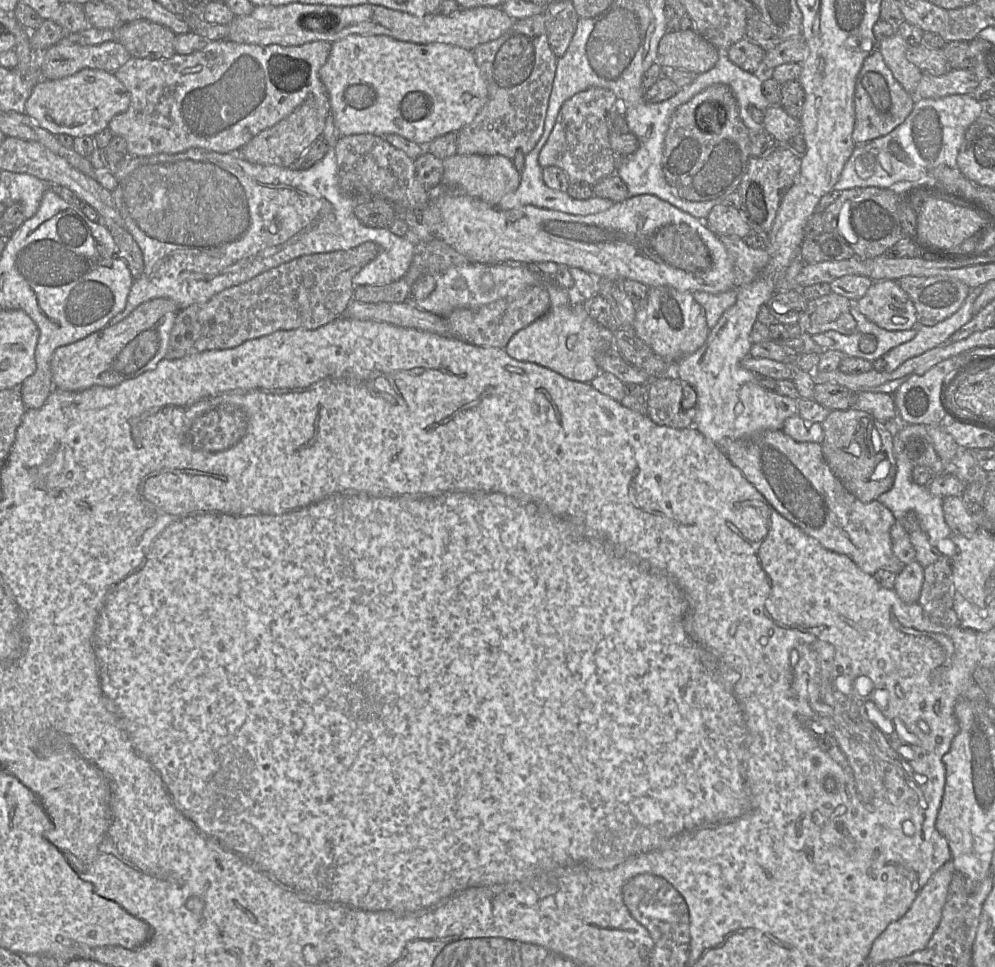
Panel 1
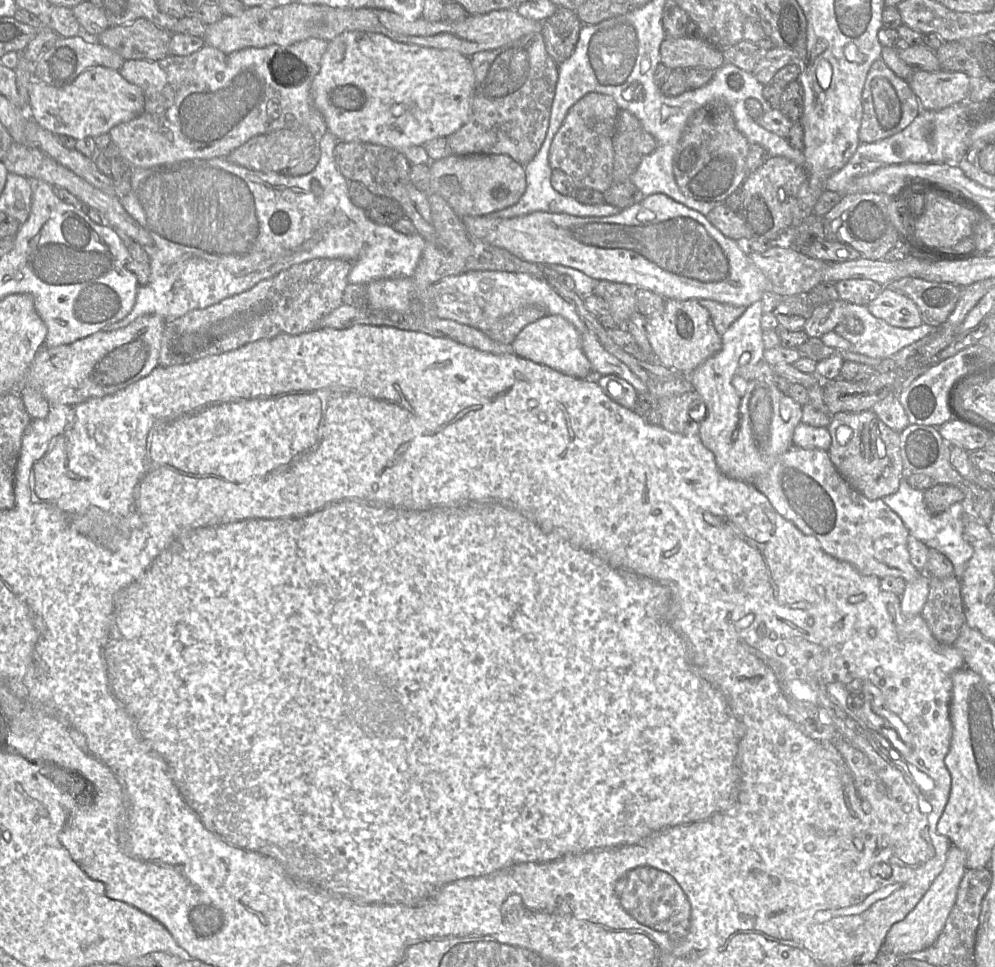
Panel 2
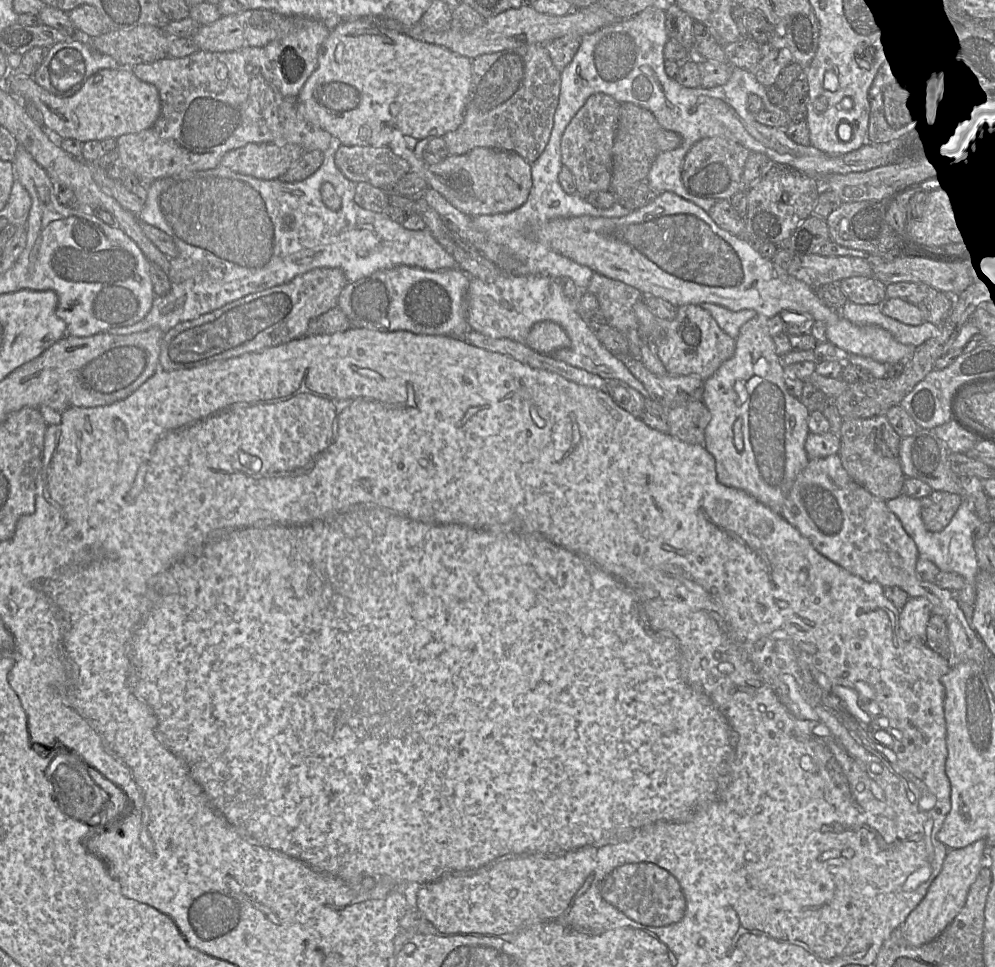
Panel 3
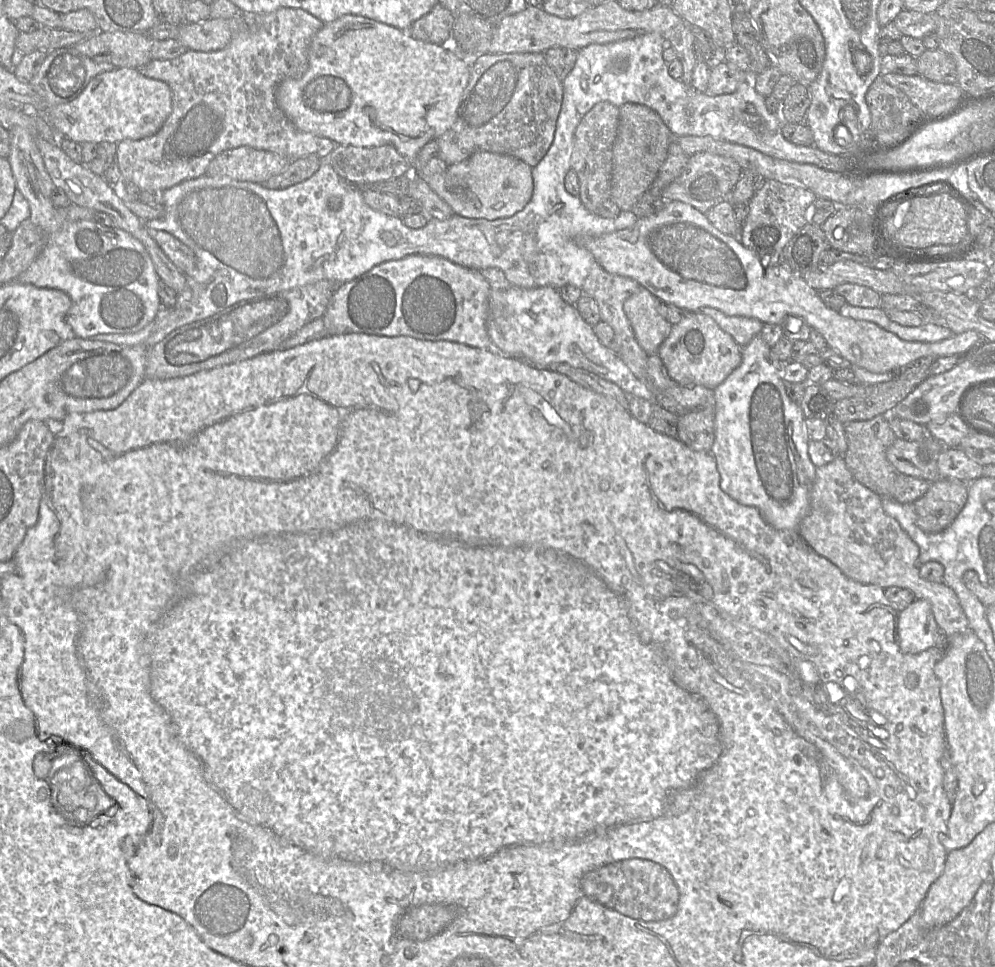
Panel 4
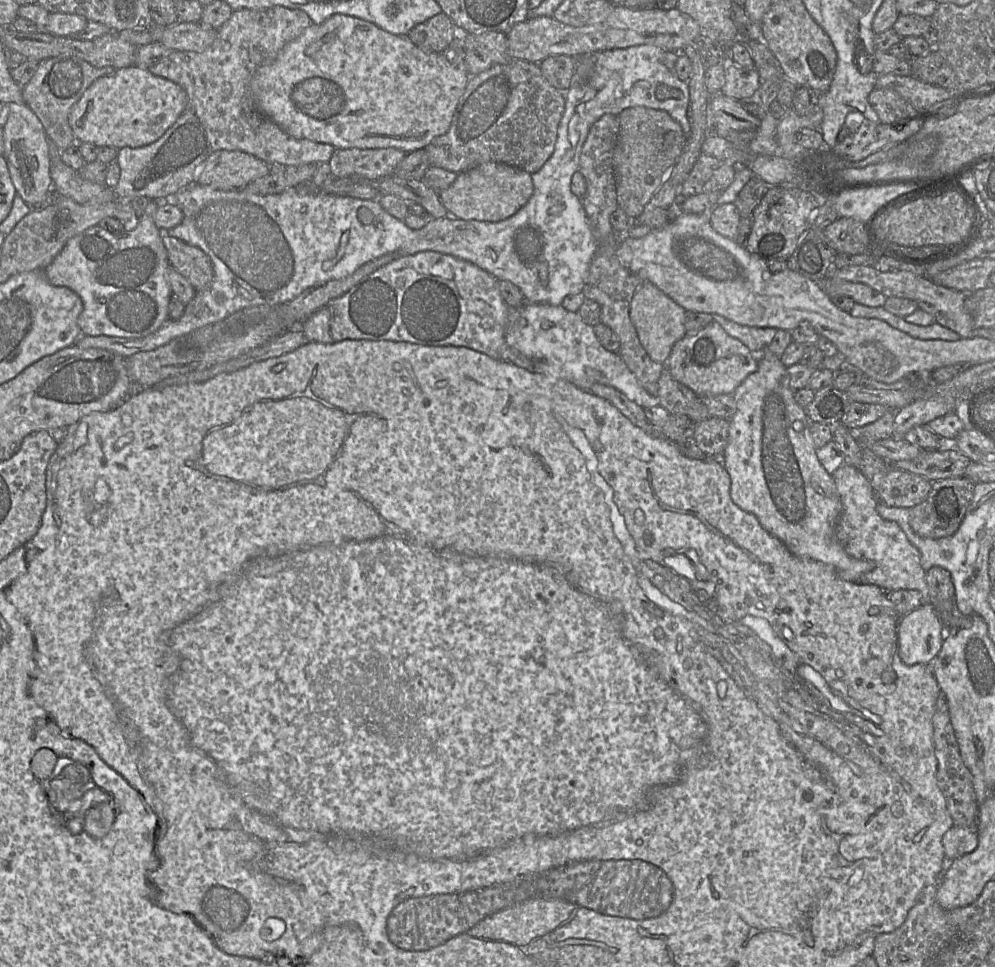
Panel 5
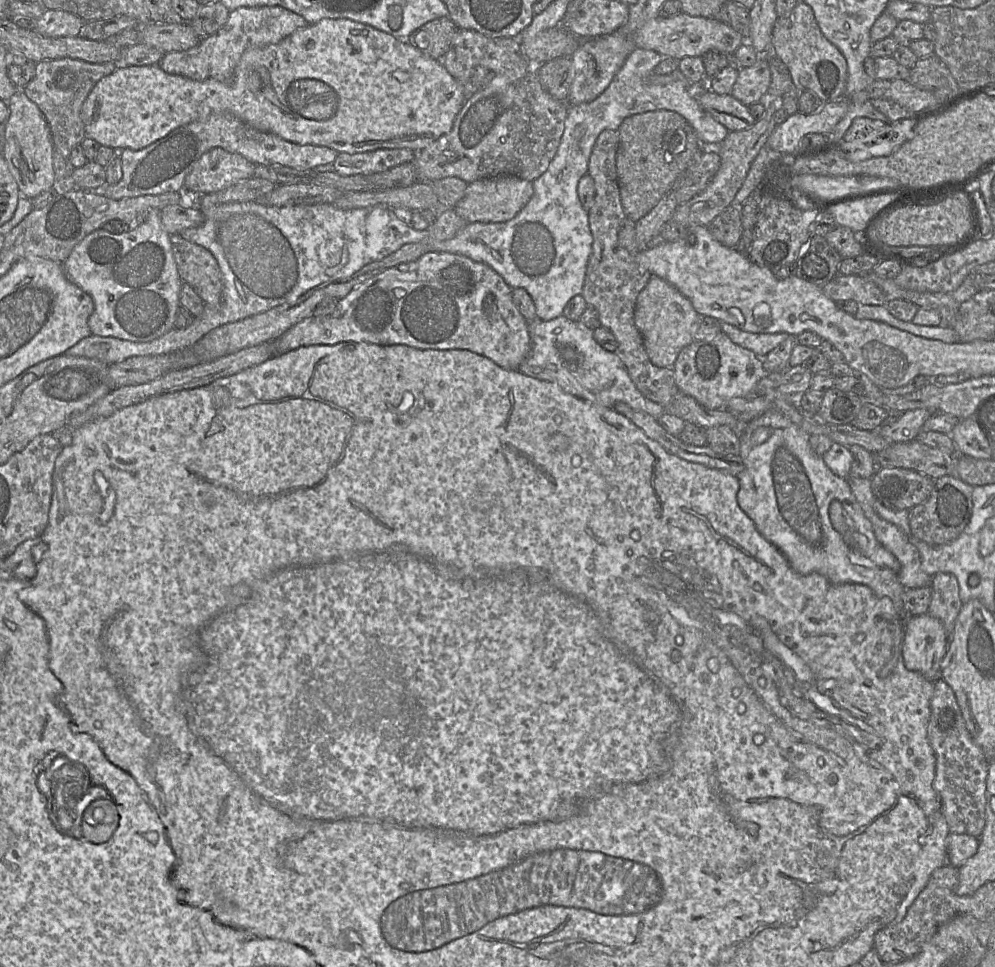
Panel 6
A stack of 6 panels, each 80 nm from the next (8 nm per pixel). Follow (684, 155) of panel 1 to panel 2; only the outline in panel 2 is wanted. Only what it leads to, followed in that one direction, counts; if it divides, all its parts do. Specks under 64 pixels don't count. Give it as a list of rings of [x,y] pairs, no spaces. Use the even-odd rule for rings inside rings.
[[[720,100],[708,102],[688,121],[673,158],[673,173],[680,191],[688,198],[724,201],[747,177],[746,158],[750,143],[737,129],[729,106]]]

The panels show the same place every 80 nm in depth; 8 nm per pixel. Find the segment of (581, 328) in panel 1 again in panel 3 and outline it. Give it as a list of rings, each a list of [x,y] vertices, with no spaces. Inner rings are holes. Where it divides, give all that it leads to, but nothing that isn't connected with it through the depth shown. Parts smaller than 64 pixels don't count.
[[[544,320],[533,325],[526,338],[525,345],[538,353],[549,355],[568,347],[570,338],[560,325]]]

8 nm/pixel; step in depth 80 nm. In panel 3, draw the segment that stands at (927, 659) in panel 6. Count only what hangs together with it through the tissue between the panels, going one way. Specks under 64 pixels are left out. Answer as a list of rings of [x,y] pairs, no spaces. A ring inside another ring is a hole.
[[[910,597],[899,612],[899,638],[905,641],[924,639],[930,616],[931,605],[926,598]]]

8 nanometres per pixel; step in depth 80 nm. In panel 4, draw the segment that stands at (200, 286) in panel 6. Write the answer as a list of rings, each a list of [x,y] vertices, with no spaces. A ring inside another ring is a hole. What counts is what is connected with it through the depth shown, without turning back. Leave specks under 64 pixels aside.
[[[155,231],[152,237],[170,261],[186,276],[196,268],[196,257],[192,249],[182,243],[172,234],[165,231]]]

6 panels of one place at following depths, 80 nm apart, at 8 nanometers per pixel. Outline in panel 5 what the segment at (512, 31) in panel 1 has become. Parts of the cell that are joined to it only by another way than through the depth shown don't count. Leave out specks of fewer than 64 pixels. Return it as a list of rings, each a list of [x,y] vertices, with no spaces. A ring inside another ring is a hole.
[[[512,59],[507,64],[494,65],[477,75],[470,76],[448,132],[434,138],[423,149],[428,154],[430,166],[440,167],[456,174],[488,162],[504,163],[533,174],[541,169],[554,151],[564,109],[564,92],[549,84],[542,75],[539,64]]]

